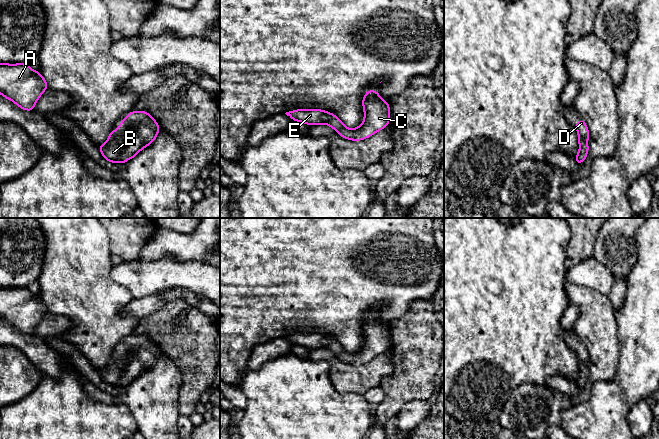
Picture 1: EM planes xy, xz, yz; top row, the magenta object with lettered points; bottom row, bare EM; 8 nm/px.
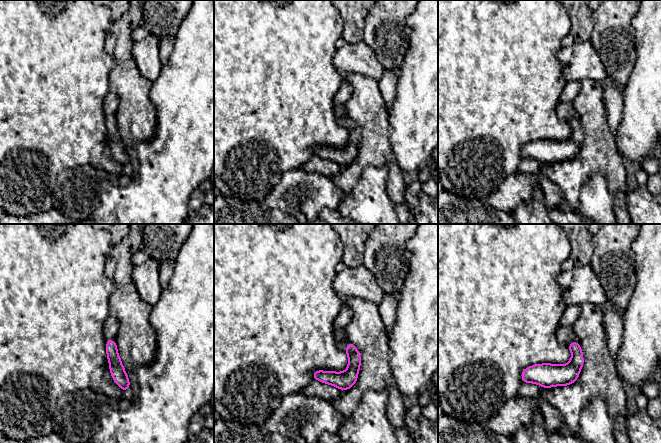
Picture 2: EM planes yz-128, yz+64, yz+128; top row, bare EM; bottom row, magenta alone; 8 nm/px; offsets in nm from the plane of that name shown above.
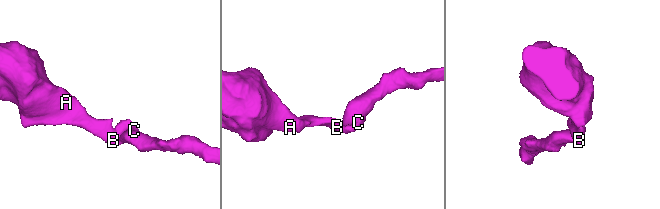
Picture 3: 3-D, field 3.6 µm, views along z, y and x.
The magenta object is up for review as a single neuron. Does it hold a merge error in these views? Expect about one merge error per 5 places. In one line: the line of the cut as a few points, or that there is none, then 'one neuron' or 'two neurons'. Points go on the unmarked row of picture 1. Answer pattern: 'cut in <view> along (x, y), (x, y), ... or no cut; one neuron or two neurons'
no cut; one neuron

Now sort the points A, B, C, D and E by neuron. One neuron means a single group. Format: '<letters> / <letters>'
A B C D E

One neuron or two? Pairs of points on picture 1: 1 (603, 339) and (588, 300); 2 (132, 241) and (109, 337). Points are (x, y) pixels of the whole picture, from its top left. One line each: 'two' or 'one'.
1: one
2: two

